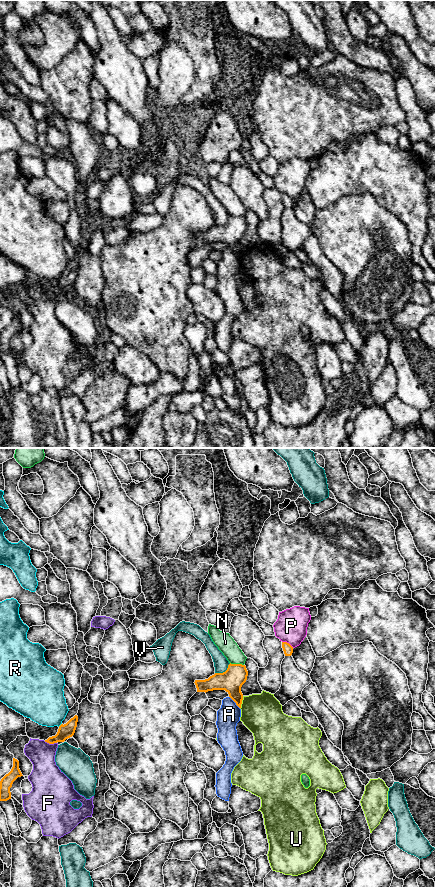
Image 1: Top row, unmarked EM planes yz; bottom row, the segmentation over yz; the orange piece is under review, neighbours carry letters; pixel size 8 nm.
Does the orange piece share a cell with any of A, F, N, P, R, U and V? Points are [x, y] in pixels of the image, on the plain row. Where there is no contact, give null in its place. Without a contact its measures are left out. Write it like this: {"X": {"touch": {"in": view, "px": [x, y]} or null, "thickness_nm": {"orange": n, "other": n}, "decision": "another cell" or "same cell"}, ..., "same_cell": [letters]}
{"A": {"touch": {"in": "yz", "px": [234, 253]}, "thickness_nm": {"orange": 180, "other": 180}, "decision": "another cell"}, "F": {"touch": {"in": "yz", "px": [50, 295]}, "thickness_nm": {"orange": 120, "other": 220}, "decision": "another cell"}, "N": {"touch": {"in": "yz", "px": [237, 216]}, "thickness_nm": {"orange": 180, "other": 140}, "decision": "another cell"}, "P": {"touch": {"in": "yz", "px": [288, 195]}, "thickness_nm": {"orange": 80, "other": 260}, "decision": "another cell"}, "R": {"touch": {"in": "yz", "px": [60, 277]}, "thickness_nm": {"orange": 120, "other": 360}, "decision": "another cell"}, "U": {"touch": {"in": "yz", "px": [241, 254]}, "thickness_nm": {"orange": 180, "other": 320}, "decision": "another cell"}, "V": {"touch": {"in": "yz", "px": [223, 224]}, "thickness_nm": {"orange": 180, "other": 120}, "decision": "another cell"}, "same_cell": []}

